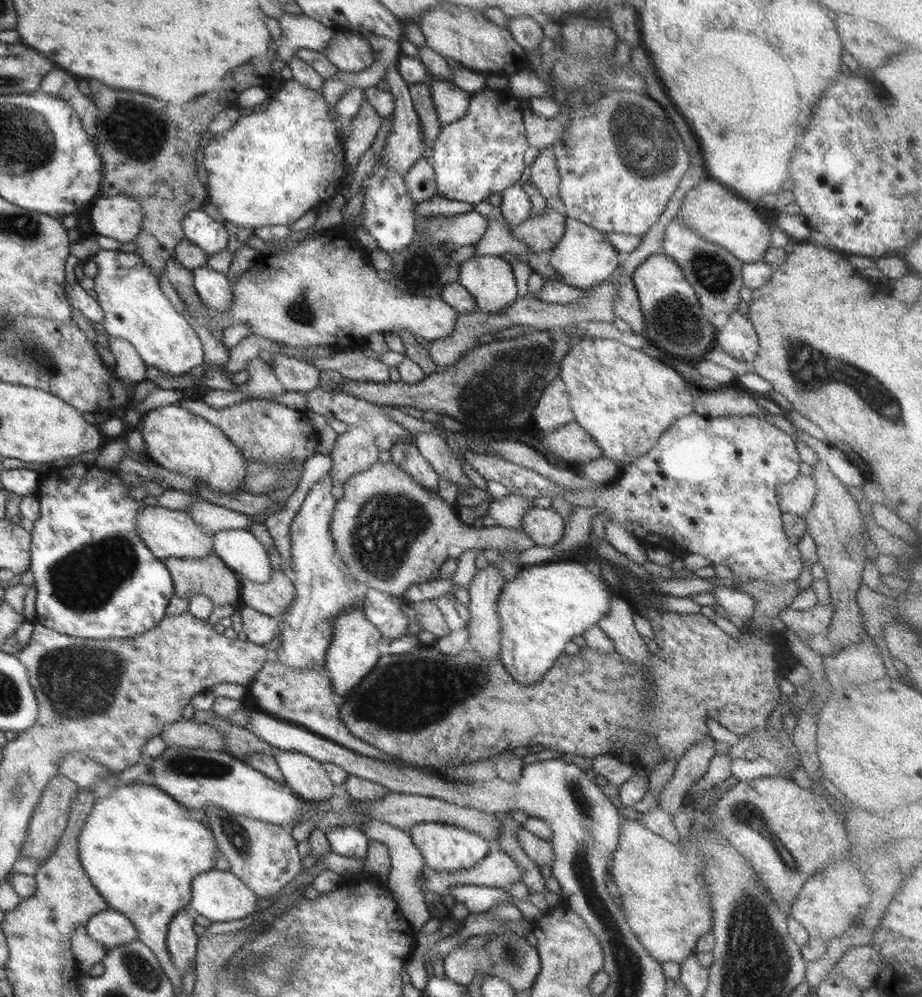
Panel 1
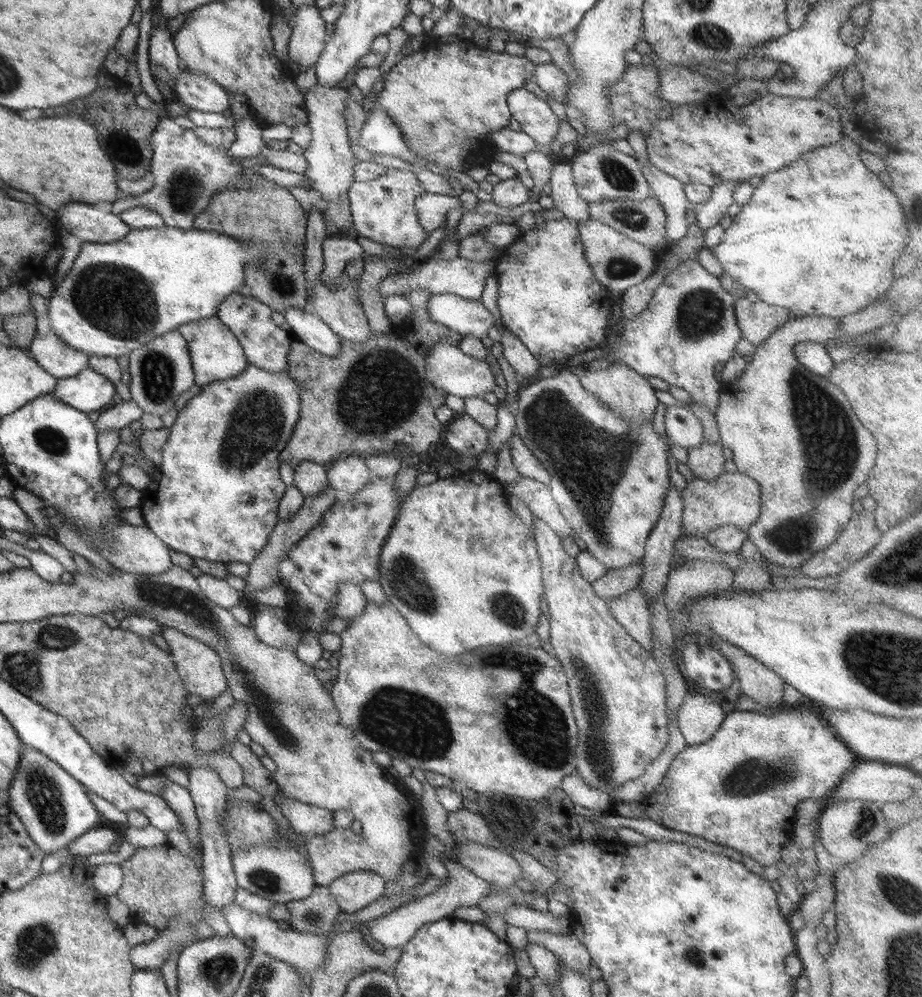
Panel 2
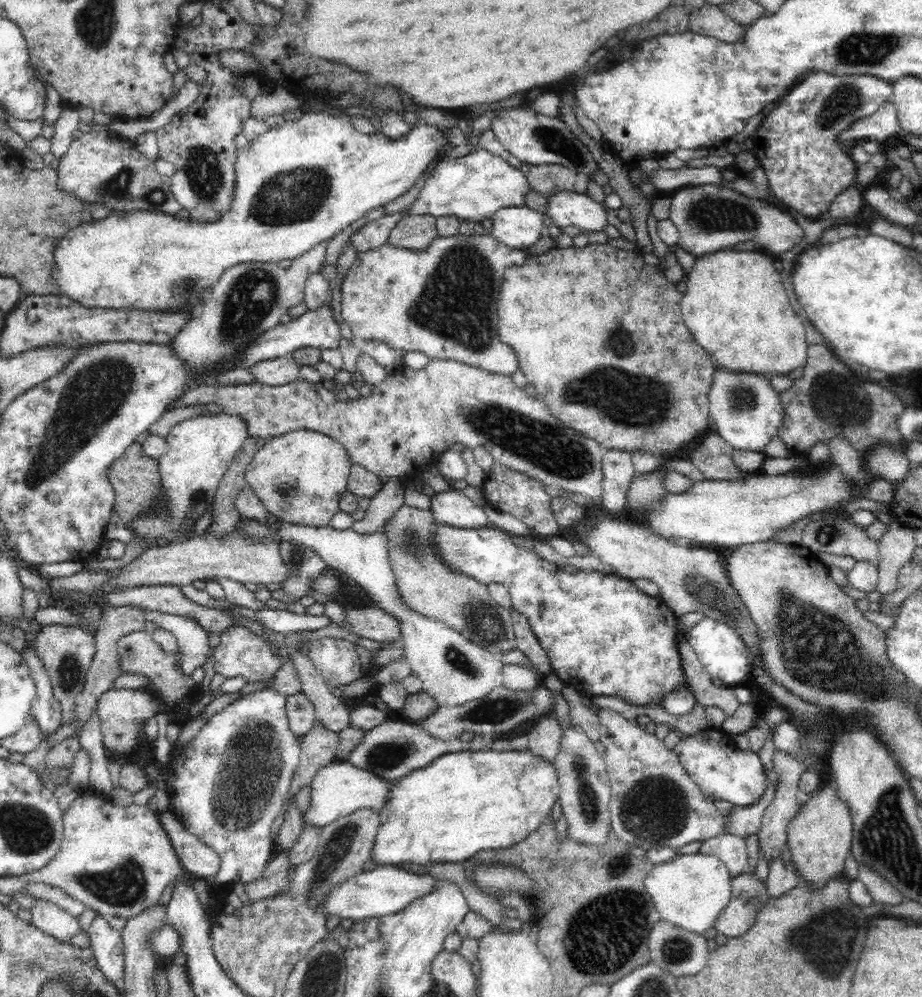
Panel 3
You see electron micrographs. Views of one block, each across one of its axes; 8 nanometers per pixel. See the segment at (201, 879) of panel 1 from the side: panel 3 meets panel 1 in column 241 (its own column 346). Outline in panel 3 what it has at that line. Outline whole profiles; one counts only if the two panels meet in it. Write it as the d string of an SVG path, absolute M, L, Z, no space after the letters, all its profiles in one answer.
M378 865L375 869L364 871L350 878L348 882L336 886L322 904L325 904L327 917L337 915L341 918L351 918L354 922L384 917L396 914L415 900L434 893L436 882L438 879L429 873L417 874L401 869L399 866Z

